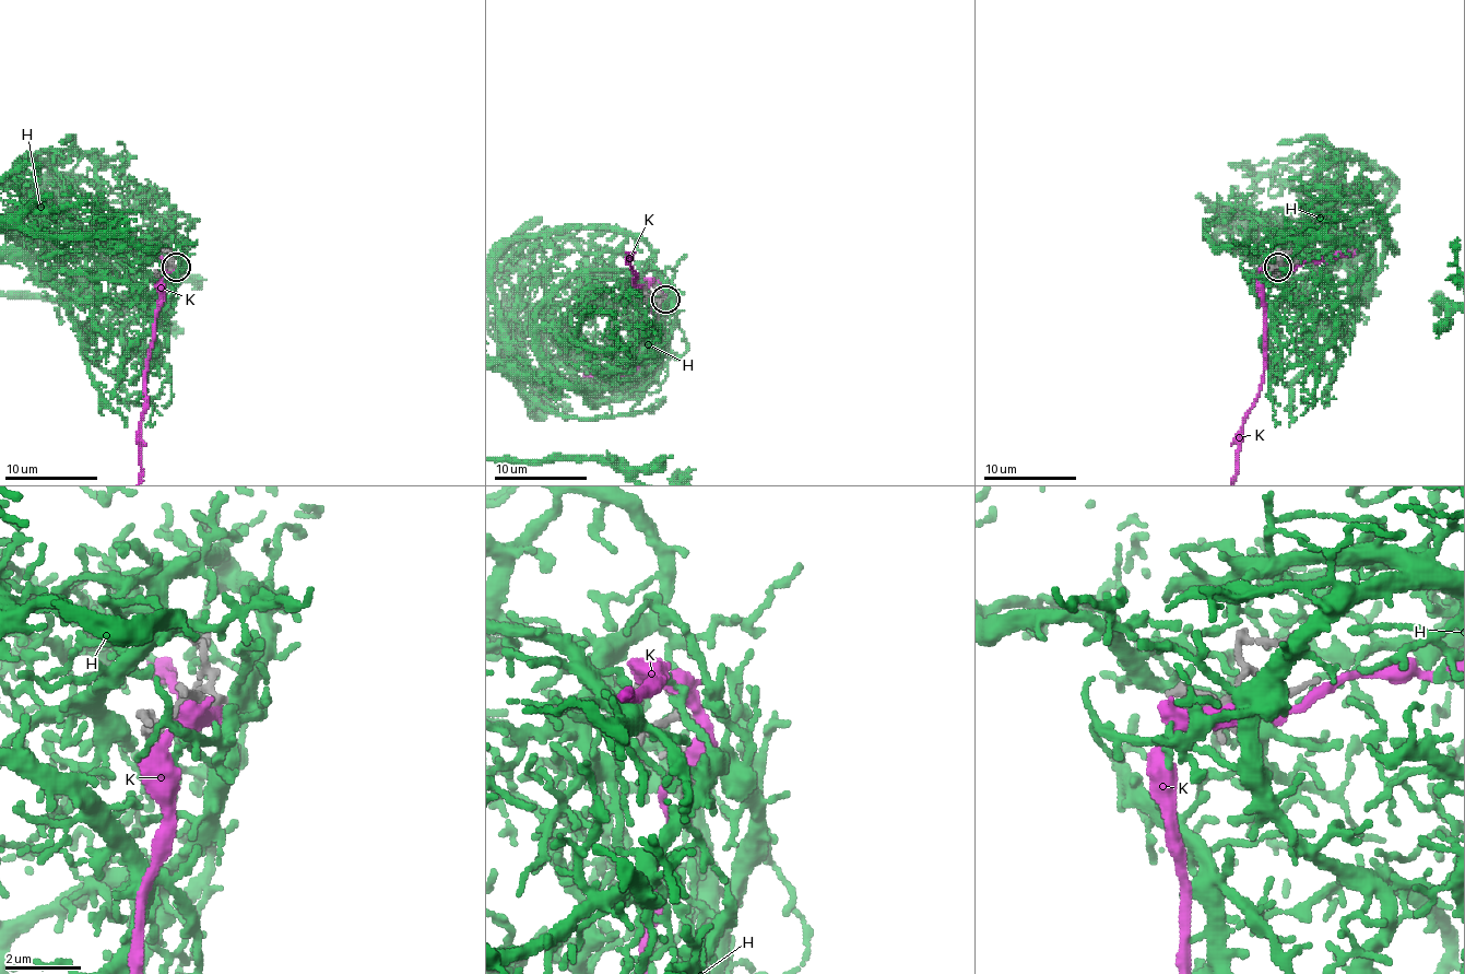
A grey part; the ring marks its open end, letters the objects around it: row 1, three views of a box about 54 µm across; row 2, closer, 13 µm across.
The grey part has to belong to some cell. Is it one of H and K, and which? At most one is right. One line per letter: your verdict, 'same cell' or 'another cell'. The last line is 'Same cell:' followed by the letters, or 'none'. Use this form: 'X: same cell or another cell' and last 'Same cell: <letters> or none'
H: same cell
K: another cell
Same cell: H

